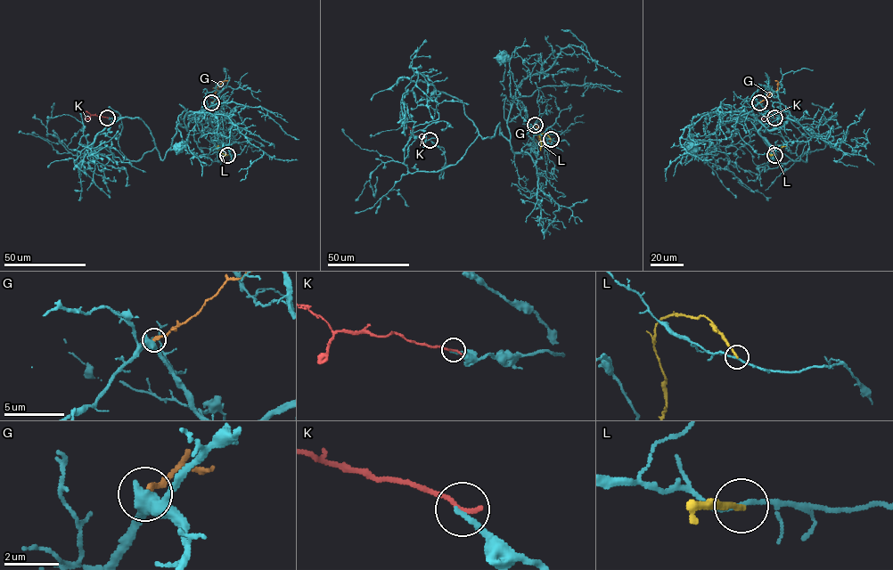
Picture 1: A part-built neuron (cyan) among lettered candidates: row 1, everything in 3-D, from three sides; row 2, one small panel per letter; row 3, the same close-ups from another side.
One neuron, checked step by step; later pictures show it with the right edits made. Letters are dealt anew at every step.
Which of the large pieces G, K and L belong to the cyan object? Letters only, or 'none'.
none

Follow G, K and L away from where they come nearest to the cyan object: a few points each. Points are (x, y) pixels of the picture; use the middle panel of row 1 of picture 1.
G: (535, 125), (540, 142), (551, 140)
K: (430, 140), (414, 135), (409, 126)
L: (551, 139), (546, 134), (540, 134), (540, 150)

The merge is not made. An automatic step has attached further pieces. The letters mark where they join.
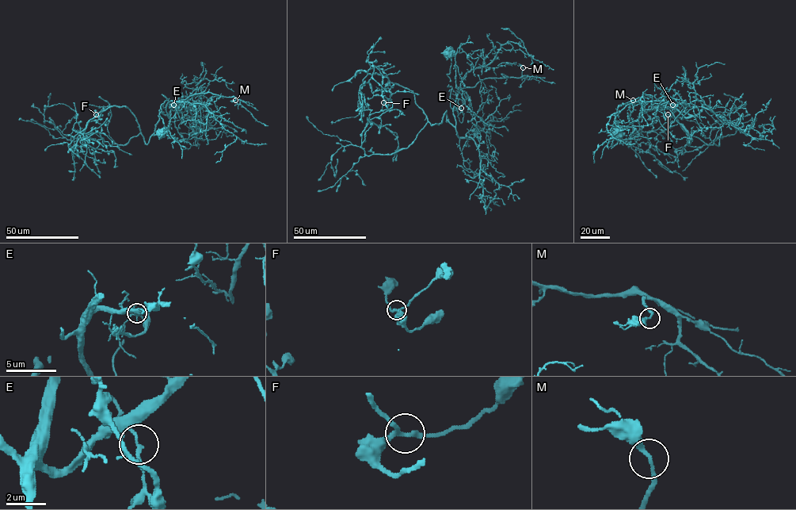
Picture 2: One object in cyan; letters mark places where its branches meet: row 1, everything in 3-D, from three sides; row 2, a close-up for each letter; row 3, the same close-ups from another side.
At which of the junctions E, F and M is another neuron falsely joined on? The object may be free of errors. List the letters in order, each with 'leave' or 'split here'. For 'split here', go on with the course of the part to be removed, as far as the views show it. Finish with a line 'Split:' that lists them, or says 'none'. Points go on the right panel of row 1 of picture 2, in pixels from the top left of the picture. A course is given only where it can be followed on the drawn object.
E: split here | (672, 105), (682, 103), (687, 106), (671, 125), (677, 124)
F: leave
M: leave
Split: E

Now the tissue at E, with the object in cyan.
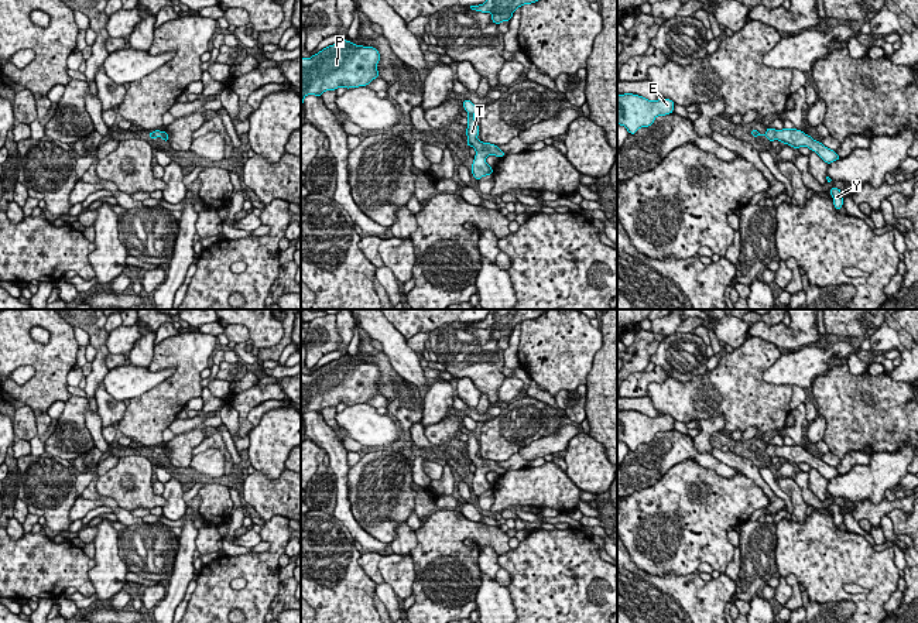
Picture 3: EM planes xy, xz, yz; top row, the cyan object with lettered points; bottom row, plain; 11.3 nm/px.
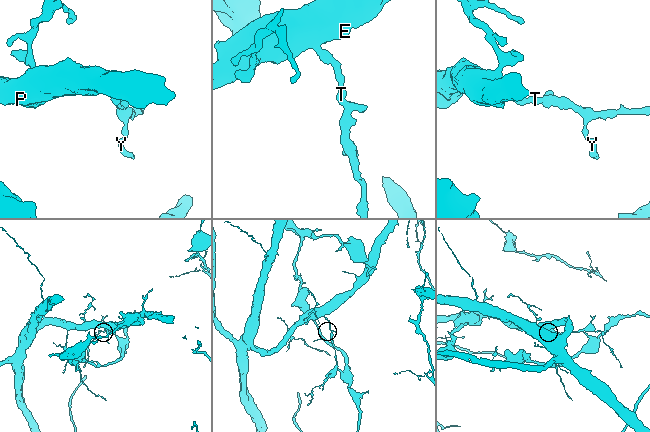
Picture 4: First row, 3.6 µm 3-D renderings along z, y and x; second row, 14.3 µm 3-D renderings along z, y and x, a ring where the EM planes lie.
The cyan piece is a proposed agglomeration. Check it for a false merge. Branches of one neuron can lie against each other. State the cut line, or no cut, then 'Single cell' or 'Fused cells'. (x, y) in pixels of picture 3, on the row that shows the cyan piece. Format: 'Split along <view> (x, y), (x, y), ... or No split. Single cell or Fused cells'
Split along xz (479, 140), (472, 146). Fused cells

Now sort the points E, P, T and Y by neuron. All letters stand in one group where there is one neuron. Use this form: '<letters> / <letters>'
E P T / Y

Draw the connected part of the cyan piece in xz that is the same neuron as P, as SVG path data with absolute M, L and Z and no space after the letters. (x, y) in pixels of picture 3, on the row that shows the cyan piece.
M340 40L311 58L301 57L301 107L308 95L322 96L338 88L367 86L380 78L376 68L380 58L377 48L354 45L347 40Z

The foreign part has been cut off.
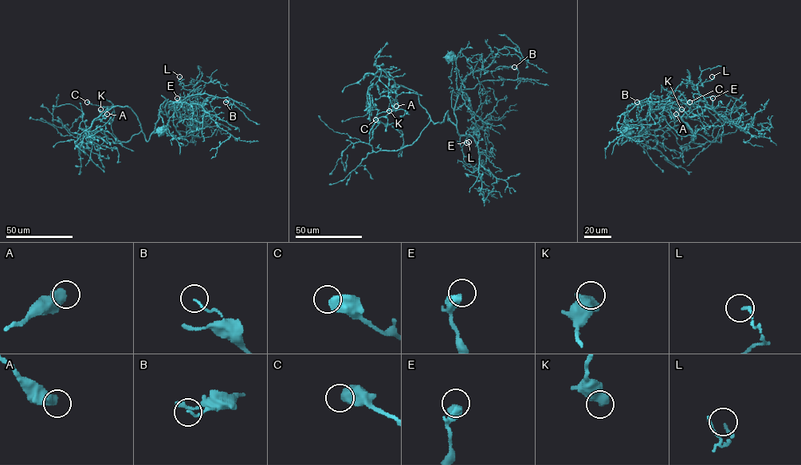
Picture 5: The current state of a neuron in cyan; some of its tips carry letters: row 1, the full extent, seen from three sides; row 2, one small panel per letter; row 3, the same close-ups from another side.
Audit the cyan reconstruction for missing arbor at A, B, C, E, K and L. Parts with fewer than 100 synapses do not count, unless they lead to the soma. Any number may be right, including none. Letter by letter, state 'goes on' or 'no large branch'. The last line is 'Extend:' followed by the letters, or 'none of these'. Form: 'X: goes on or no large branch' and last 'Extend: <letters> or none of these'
A: no large branch
B: no large branch
C: no large branch
E: no large branch
K: no large branch
L: no large branch
Extend: none of these

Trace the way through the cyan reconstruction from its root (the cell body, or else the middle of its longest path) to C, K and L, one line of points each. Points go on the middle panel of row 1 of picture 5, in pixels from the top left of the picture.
C: (449, 56), (466, 95), (456, 124), (448, 111), (399, 151), (402, 131), (375, 119)
K: (449, 56), (466, 95), (456, 124), (448, 111), (434, 123), (418, 95), (397, 84), (389, 111)
L: (449, 56), (456, 60), (457, 87), (466, 95), (454, 109), (457, 132), (471, 136), (483, 126), (469, 142)

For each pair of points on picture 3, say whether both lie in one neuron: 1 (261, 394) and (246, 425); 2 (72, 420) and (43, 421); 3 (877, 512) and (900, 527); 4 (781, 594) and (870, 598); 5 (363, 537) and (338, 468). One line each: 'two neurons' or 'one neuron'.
1: one neuron
2: two neurons
3: two neurons
4: two neurons
5: one neuron

